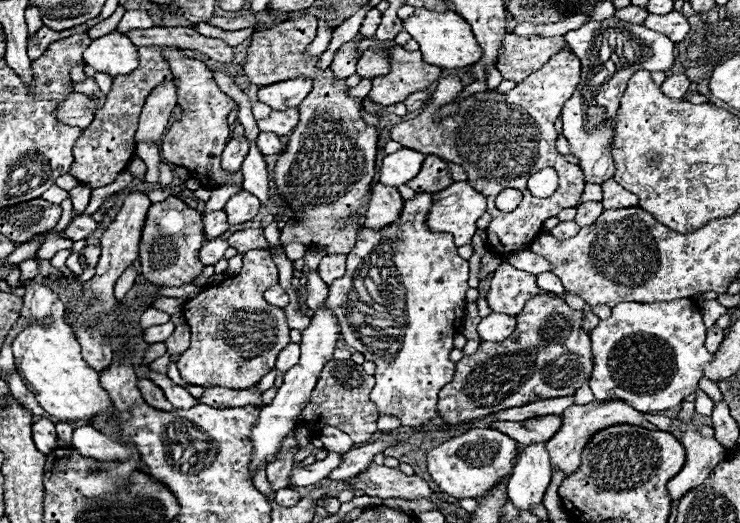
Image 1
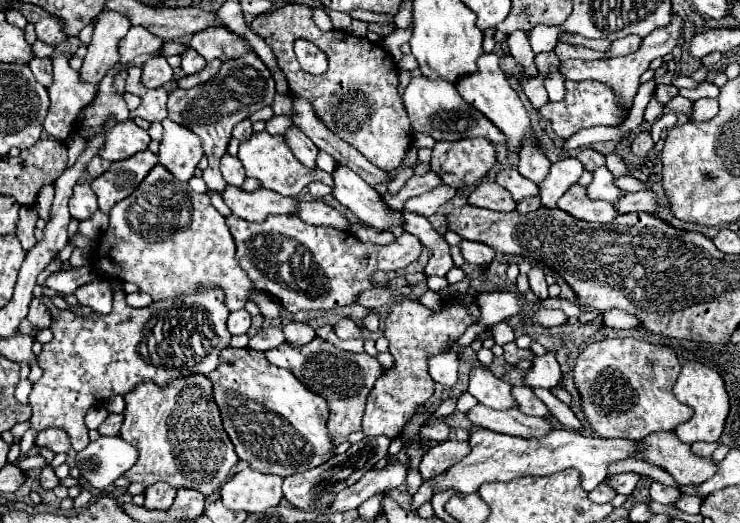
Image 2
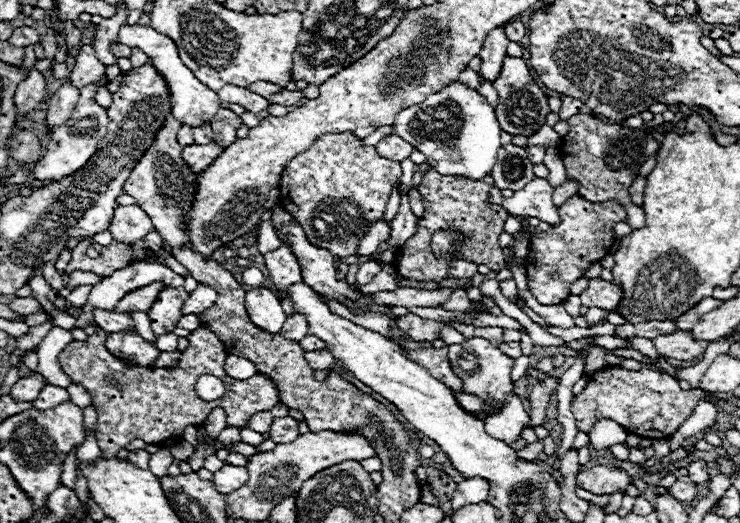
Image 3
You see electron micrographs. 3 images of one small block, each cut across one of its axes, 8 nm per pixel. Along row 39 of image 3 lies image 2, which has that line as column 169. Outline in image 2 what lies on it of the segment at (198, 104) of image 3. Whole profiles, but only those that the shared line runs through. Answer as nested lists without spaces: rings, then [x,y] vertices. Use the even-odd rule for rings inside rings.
[[[162,120],[164,138],[160,142],[160,164],[164,164],[178,180],[188,182],[204,154],[200,138],[192,134],[186,126],[172,120]]]

